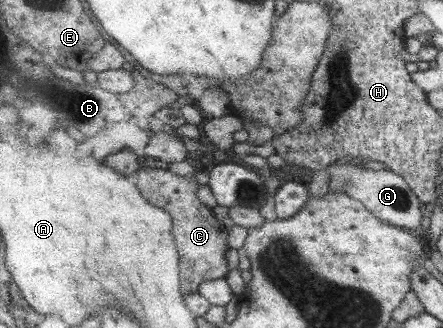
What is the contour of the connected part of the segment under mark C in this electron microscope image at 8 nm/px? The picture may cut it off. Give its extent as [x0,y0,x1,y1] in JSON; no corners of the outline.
[133,160,228,296]

